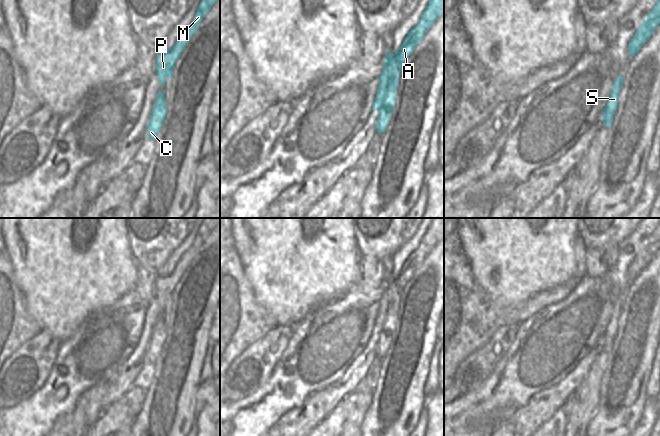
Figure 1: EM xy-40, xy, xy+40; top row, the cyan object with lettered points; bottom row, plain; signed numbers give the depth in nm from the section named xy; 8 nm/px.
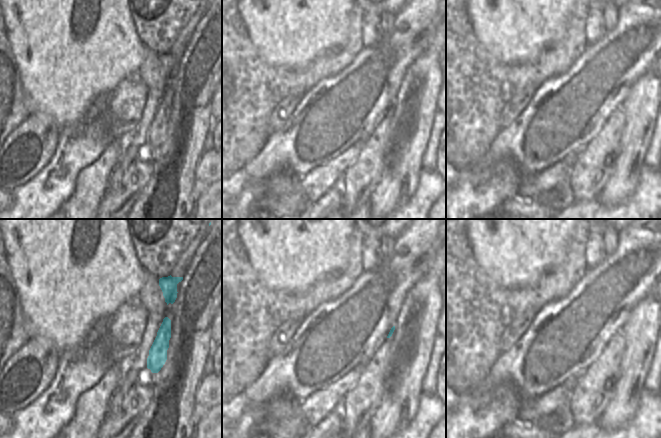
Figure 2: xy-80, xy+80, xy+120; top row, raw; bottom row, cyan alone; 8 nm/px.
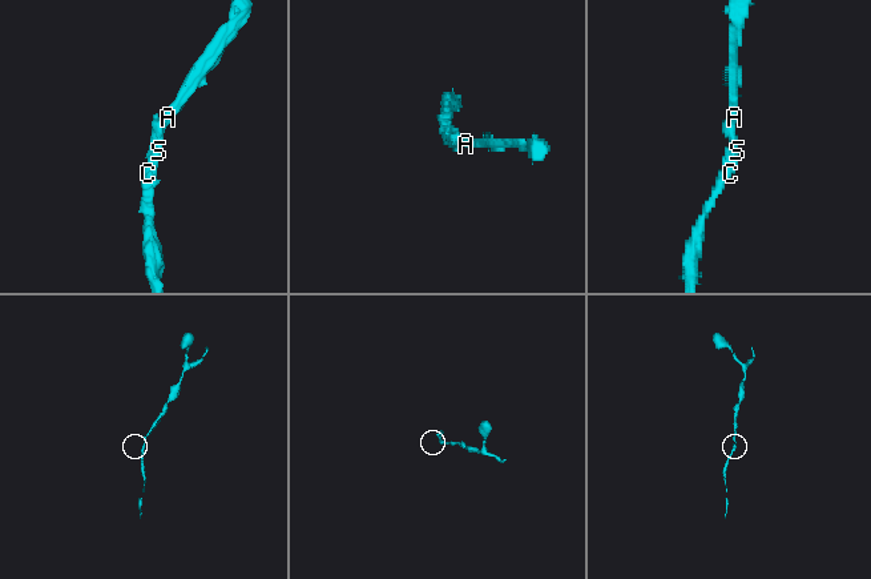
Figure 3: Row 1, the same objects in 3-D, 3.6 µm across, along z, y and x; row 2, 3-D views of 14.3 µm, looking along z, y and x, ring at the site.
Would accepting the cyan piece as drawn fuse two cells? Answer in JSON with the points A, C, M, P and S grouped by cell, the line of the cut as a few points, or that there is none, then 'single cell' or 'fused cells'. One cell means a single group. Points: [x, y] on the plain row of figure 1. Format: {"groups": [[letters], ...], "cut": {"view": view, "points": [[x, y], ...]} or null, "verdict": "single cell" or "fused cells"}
{"groups": [["A", "C", "M", "P", "S"]], "cut": null, "verdict": "single cell"}

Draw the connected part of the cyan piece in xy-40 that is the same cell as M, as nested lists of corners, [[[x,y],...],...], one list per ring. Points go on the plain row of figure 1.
[[[205,218],[195,237],[193,245],[183,254],[173,272],[169,273],[167,271],[167,266],[159,269],[156,297],[163,312],[165,311],[166,303],[171,303],[173,301],[173,293],[181,277],[189,267],[191,261],[197,255],[205,239],[209,236],[211,231],[217,226],[219,222],[220,218]]]

